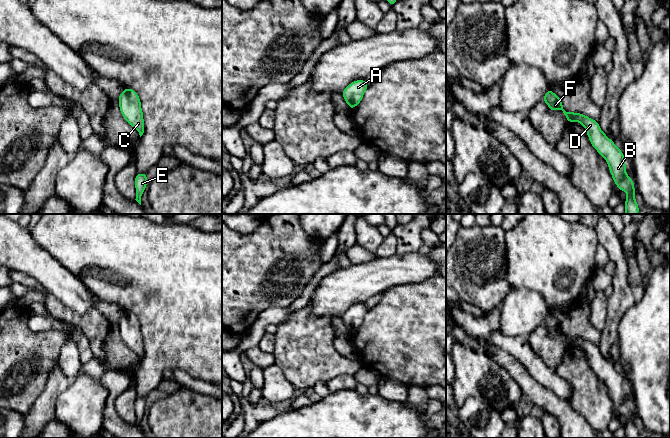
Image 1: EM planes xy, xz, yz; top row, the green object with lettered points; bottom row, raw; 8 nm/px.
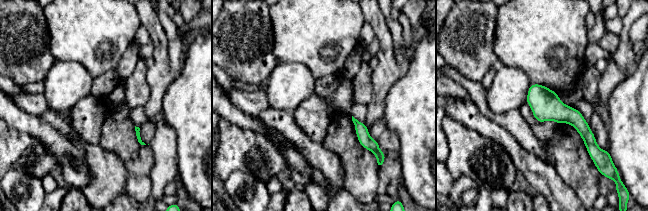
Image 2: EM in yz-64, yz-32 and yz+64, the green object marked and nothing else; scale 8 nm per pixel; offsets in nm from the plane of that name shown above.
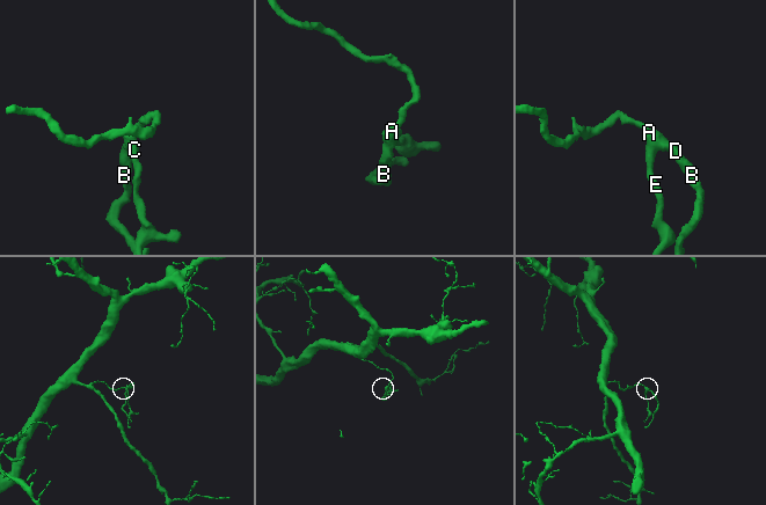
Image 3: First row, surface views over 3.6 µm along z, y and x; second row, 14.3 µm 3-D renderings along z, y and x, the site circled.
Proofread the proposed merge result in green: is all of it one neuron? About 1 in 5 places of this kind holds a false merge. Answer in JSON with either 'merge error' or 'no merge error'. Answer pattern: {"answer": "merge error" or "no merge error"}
{"answer": "no merge error"}

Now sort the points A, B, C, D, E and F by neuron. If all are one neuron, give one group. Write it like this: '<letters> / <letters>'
A B C D E F

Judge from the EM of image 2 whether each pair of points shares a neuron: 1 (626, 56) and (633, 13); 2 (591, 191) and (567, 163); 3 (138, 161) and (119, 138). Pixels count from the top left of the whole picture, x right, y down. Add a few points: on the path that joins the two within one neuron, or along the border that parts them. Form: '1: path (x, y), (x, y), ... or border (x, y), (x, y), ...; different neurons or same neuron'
1: path (625, 45), (626, 24); same neuron
2: path (584, 184), (583, 179), (574, 170); same neuron
3: path (134, 155), (125, 144); same neuron

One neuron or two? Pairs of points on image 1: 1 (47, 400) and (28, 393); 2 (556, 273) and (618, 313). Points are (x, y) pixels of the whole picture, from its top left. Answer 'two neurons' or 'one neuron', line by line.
1: two neurons
2: two neurons

